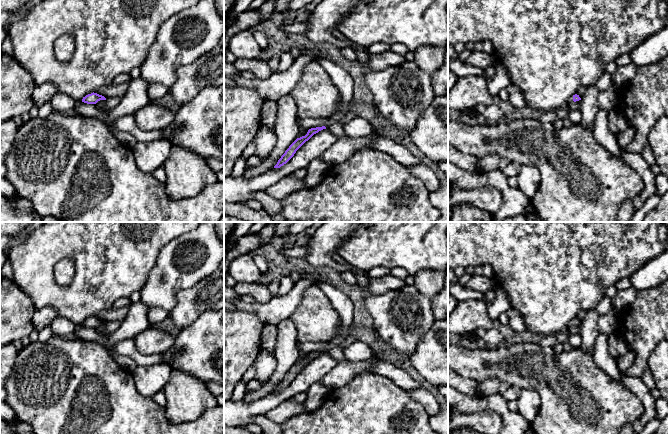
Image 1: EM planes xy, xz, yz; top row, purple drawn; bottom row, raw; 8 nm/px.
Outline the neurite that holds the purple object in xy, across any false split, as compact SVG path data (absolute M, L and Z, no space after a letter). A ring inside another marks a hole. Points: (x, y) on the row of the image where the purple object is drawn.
M93 92L83 97L82 102L87 104L96 104L100 100L106 100L106 98L102 95Z

